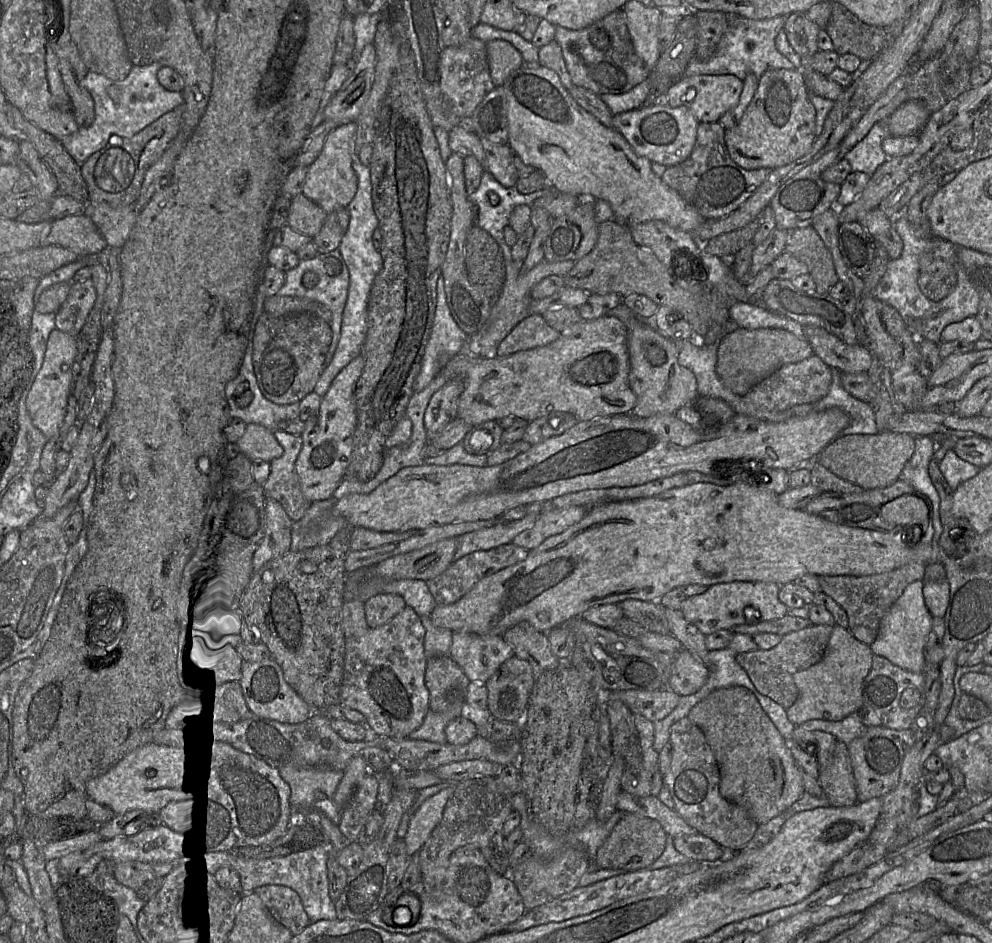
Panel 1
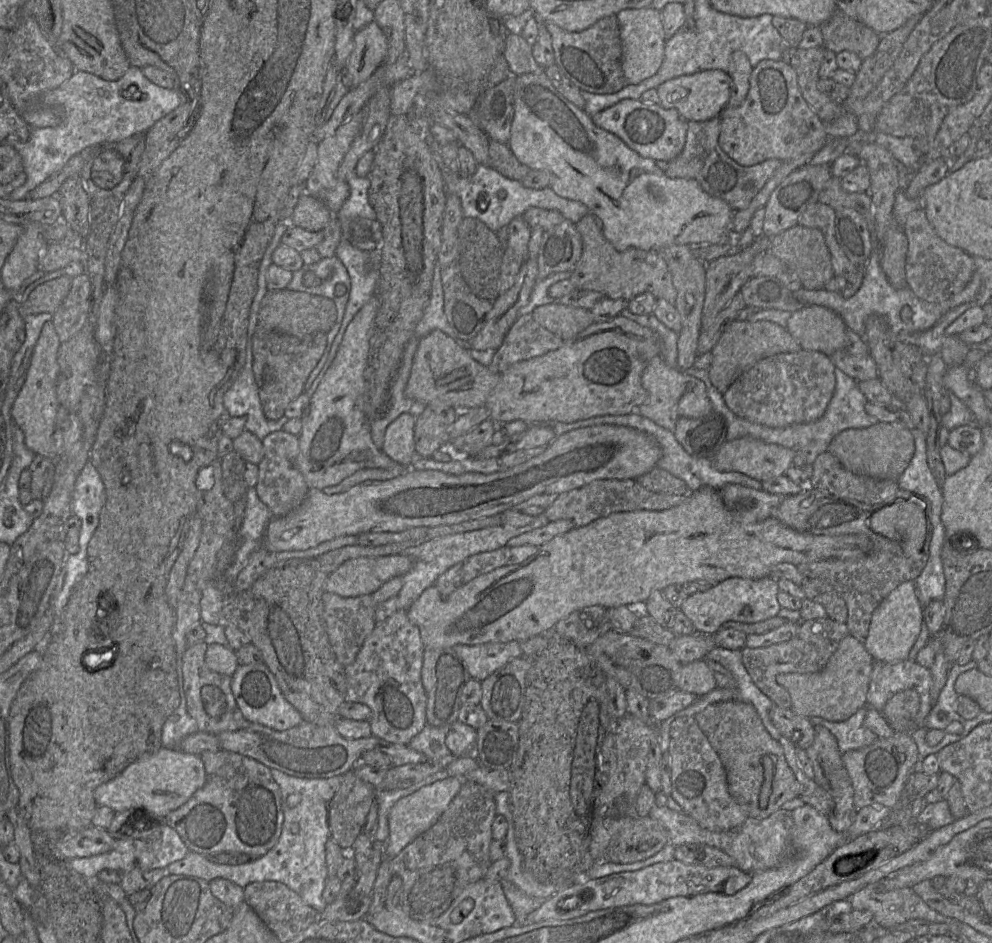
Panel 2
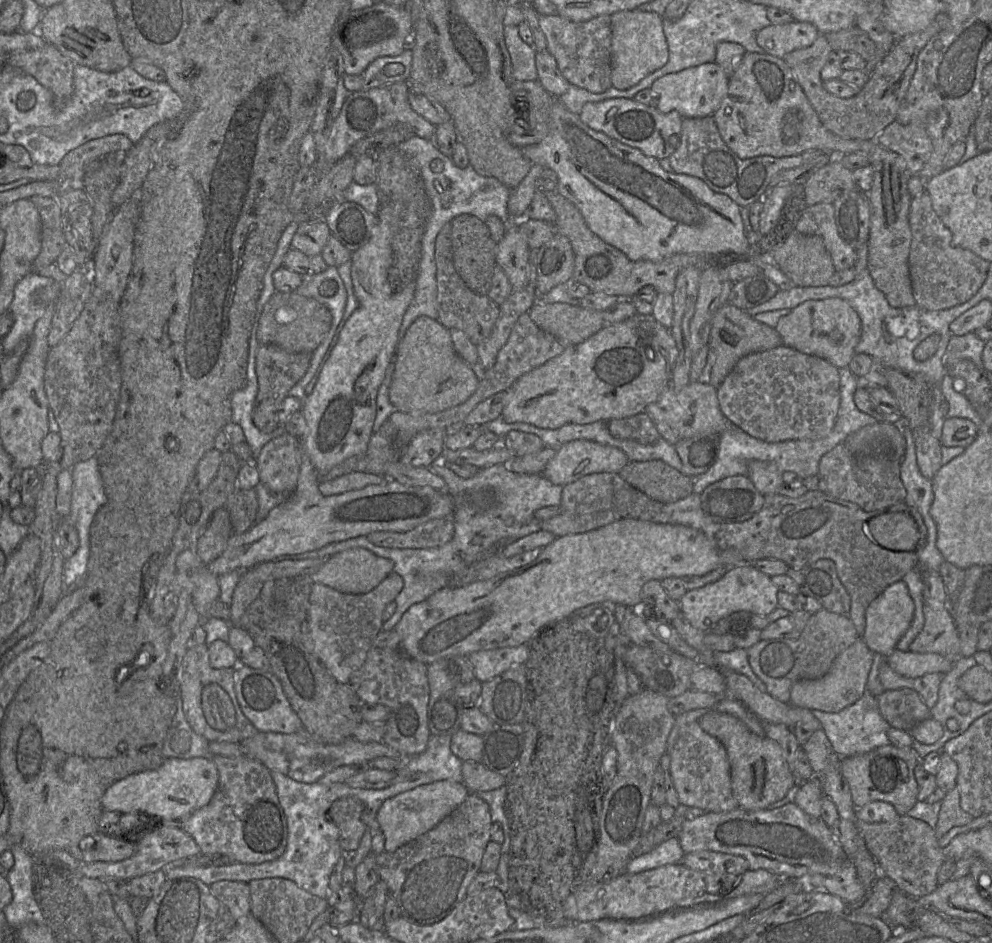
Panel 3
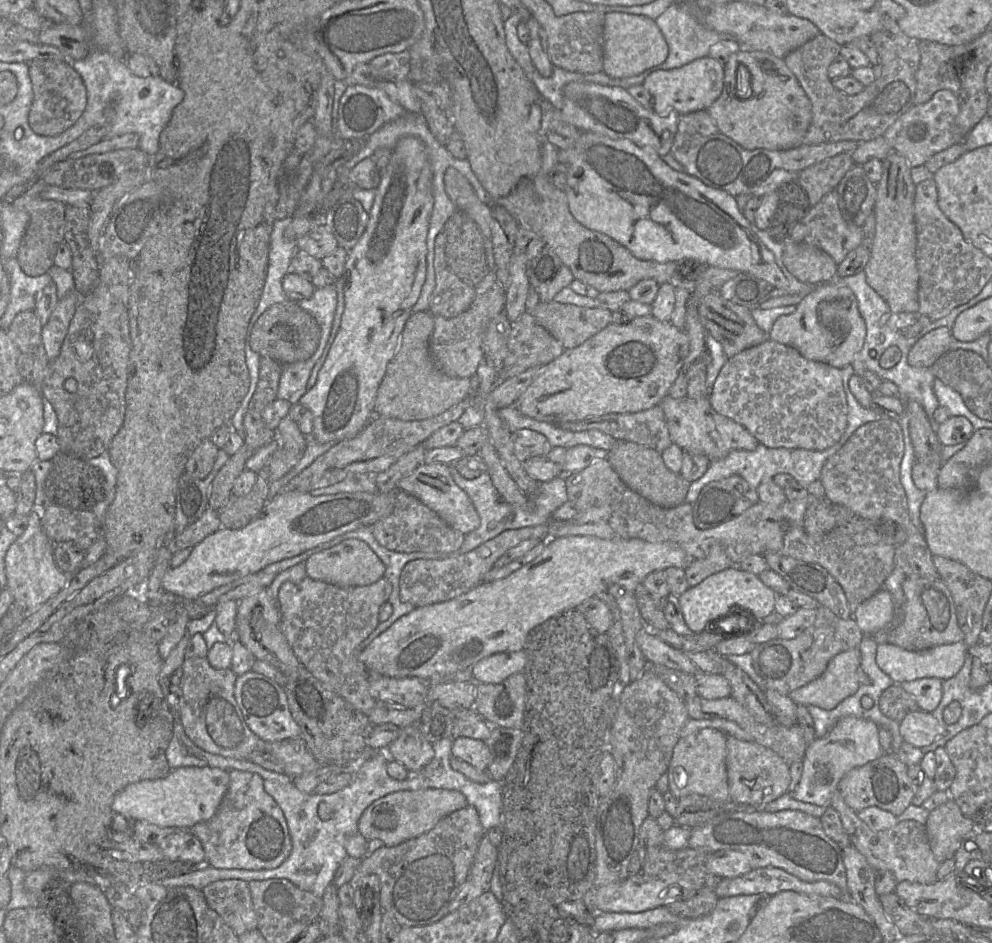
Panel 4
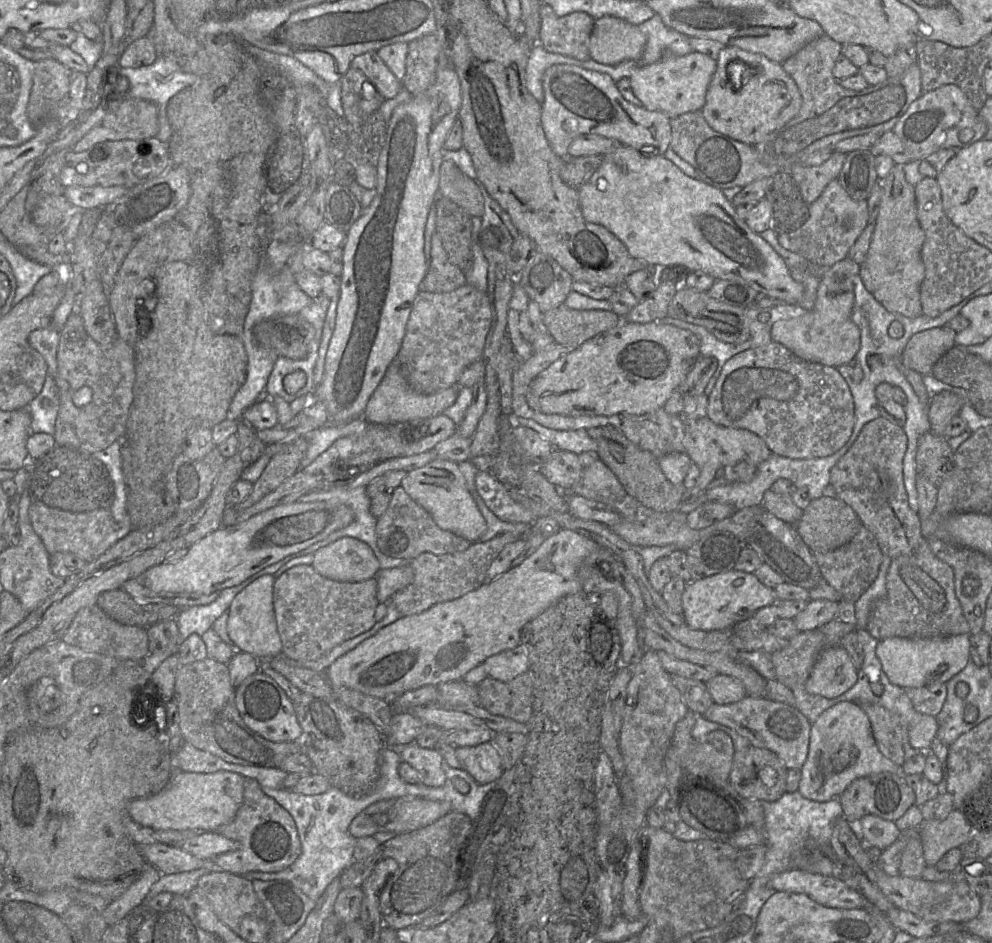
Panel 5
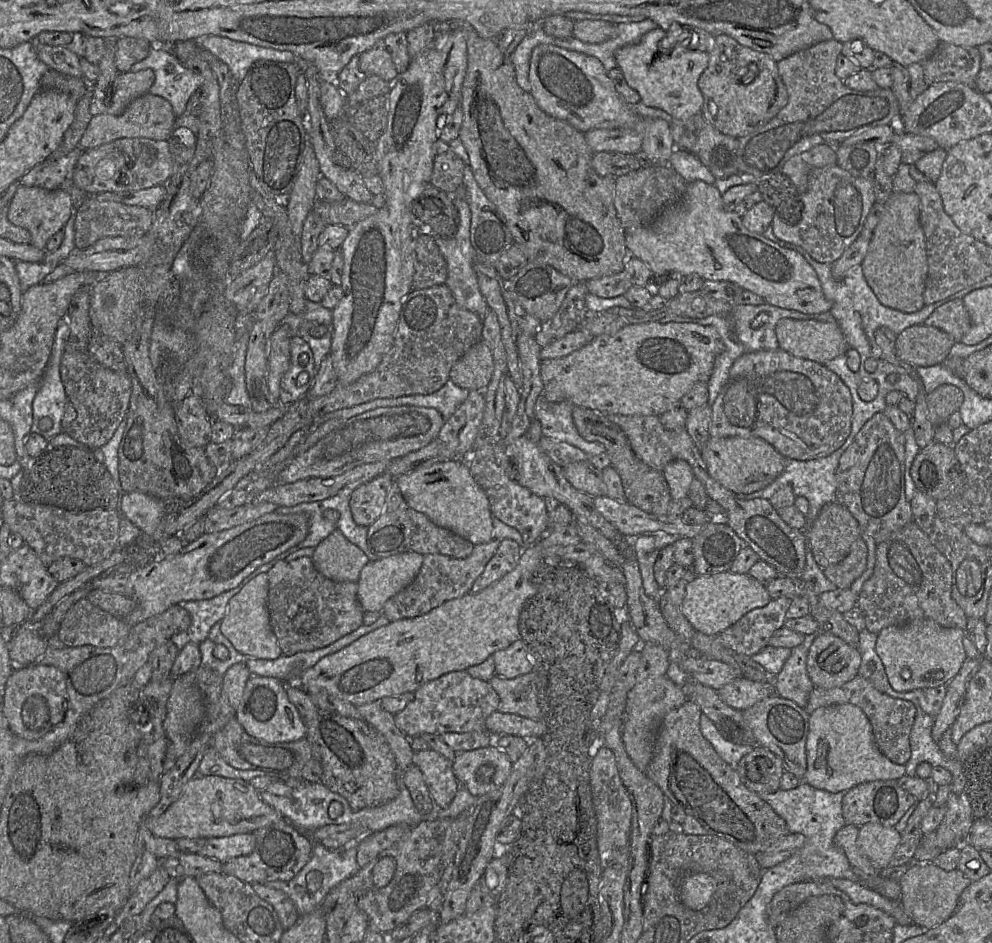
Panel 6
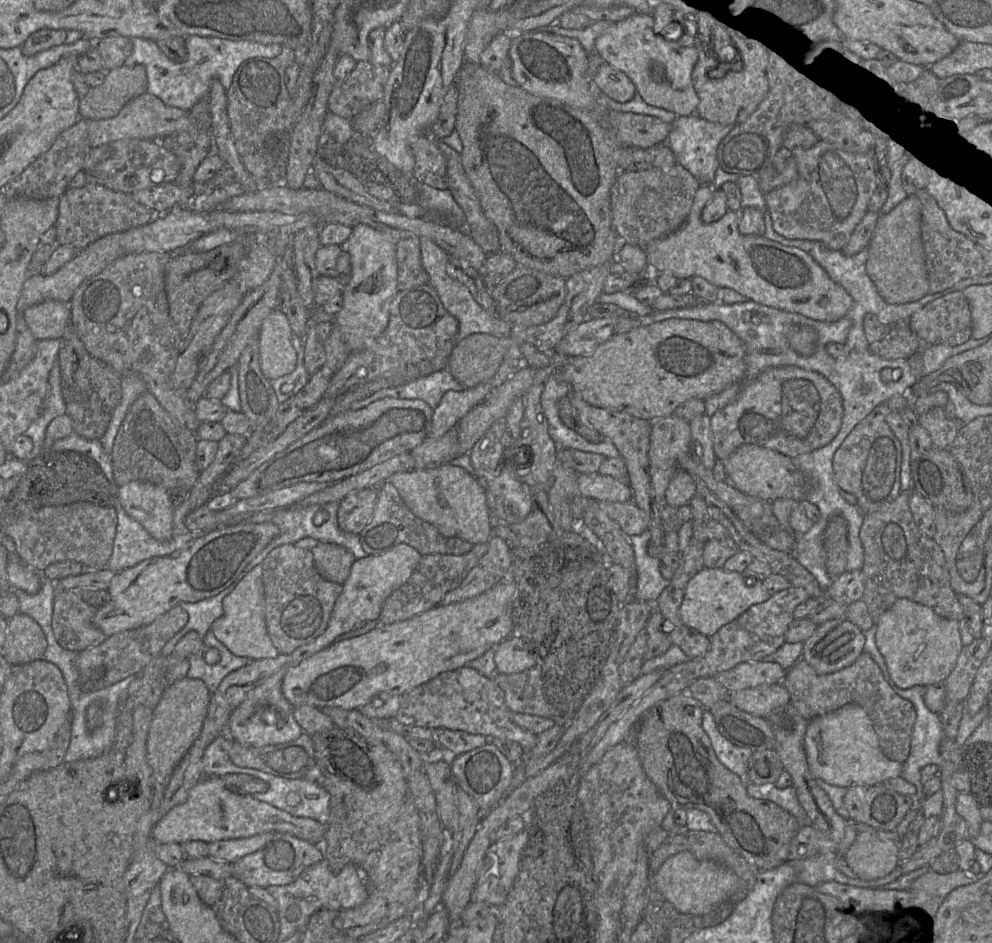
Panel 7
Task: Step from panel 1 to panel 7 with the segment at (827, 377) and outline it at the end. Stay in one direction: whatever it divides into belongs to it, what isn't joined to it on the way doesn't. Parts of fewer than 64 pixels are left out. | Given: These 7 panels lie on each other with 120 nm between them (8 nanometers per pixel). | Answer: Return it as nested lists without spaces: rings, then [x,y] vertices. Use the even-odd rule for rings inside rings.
[[[796,366],[768,368],[753,380],[743,381],[736,399],[710,417],[714,453],[717,461],[722,462],[739,446],[756,444],[794,458],[829,444],[838,434],[842,418],[842,397],[824,376]]]

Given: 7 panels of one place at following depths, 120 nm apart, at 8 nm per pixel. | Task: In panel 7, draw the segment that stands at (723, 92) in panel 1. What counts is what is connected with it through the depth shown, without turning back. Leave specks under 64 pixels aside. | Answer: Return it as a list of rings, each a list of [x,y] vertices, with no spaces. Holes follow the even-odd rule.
[[[636,12],[630,17],[613,23],[595,42],[595,51],[604,61],[624,72],[635,85],[645,102],[677,116],[695,115],[700,99],[694,89],[692,73],[698,61],[698,51],[687,46],[684,37],[666,39],[655,33],[651,14]]]

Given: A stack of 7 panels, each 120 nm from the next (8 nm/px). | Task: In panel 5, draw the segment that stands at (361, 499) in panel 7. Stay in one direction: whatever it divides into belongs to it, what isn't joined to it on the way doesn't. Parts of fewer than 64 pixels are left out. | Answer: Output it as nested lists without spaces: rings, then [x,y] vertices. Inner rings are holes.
[[[403,470],[389,471],[375,477],[366,486],[366,493],[370,498],[370,511],[376,518],[386,510],[392,491],[400,486],[401,480],[407,472]]]

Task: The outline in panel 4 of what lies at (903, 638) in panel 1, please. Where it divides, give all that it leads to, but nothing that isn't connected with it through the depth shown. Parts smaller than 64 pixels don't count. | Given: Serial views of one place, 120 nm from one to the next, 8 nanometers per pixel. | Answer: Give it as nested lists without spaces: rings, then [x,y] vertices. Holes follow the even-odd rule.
[[[881,589],[871,598],[861,603],[853,615],[853,619],[862,633],[869,636],[884,629],[889,629],[893,617],[892,597],[885,589]]]

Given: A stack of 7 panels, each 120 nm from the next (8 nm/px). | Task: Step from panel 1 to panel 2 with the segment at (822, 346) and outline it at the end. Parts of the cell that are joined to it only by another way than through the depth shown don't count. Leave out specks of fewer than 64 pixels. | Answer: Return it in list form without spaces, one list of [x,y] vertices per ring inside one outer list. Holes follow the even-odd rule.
[[[845,348],[836,351],[830,356],[836,368],[859,381],[879,378],[878,368],[872,356],[853,356]]]

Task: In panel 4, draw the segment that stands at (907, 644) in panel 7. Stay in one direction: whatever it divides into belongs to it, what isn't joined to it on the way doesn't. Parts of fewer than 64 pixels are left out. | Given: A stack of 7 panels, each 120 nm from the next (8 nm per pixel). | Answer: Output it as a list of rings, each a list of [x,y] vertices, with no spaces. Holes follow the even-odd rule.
[[[964,641],[939,645],[922,651],[908,651],[888,643],[878,643],[876,662],[878,667],[890,677],[895,684],[914,681],[922,678],[947,680],[956,676],[961,670],[968,655]]]

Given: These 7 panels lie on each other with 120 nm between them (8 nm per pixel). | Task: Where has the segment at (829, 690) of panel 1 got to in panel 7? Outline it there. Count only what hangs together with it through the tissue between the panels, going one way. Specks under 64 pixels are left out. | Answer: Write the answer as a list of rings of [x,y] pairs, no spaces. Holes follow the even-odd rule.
[[[845,617],[819,625],[804,642],[802,657],[819,674],[850,666],[864,651],[865,636]]]

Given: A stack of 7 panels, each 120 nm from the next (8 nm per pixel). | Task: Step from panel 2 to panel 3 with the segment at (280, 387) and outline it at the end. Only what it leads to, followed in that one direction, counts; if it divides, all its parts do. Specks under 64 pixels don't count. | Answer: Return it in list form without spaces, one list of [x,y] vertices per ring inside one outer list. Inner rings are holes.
[[[259,344],[255,357],[258,391],[252,409],[252,421],[263,433],[270,433],[278,426],[277,409],[289,395],[290,389],[304,376],[311,360],[311,353],[291,353],[273,345]]]

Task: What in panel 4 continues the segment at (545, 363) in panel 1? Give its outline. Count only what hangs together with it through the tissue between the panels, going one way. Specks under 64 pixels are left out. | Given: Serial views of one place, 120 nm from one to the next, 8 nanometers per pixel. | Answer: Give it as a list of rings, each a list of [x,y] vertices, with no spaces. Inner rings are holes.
[[[429,311],[413,313],[407,320],[398,349],[377,390],[374,416],[404,421],[424,420],[443,413],[474,392],[474,377],[448,377],[435,366],[429,353],[429,339],[433,329],[434,318]],[[641,316],[628,323],[609,324],[581,345],[563,353],[541,366],[539,374],[520,395],[514,406],[521,414],[550,424],[581,421],[606,414],[635,413],[657,406],[668,395],[670,387],[682,372],[689,352],[689,338],[684,330],[671,322]]]

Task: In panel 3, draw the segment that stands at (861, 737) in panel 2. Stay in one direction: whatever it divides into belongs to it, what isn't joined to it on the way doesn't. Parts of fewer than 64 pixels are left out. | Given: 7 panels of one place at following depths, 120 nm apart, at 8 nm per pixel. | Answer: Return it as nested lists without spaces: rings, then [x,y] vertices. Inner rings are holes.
[[[874,653],[866,689],[862,697],[854,704],[837,713],[811,711],[821,723],[822,730],[830,741],[834,752],[842,758],[863,754],[890,744],[887,732],[891,726],[880,715],[877,702],[877,697],[885,691],[879,680],[879,668],[884,659],[882,655]]]

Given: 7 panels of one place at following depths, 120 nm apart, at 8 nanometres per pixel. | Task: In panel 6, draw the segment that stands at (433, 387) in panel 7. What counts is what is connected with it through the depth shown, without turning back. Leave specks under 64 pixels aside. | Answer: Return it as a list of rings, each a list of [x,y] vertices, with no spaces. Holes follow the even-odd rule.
[[[449,378],[448,381],[434,393],[373,399],[349,408],[329,412],[322,416],[319,422],[324,422],[328,419],[345,420],[378,407],[399,405],[434,408],[440,412],[446,420],[451,417],[456,409],[467,399],[469,393],[469,390],[457,386]]]

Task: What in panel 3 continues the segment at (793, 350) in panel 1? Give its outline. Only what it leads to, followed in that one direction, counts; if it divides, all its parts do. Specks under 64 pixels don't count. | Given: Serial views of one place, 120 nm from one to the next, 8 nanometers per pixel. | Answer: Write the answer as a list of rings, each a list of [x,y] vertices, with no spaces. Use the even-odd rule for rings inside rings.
[[[729,302],[720,307],[714,314],[709,337],[708,346],[715,354],[715,363],[711,370],[709,384],[715,388],[724,381],[742,357],[783,345],[775,328],[754,320],[747,311],[735,307]]]

